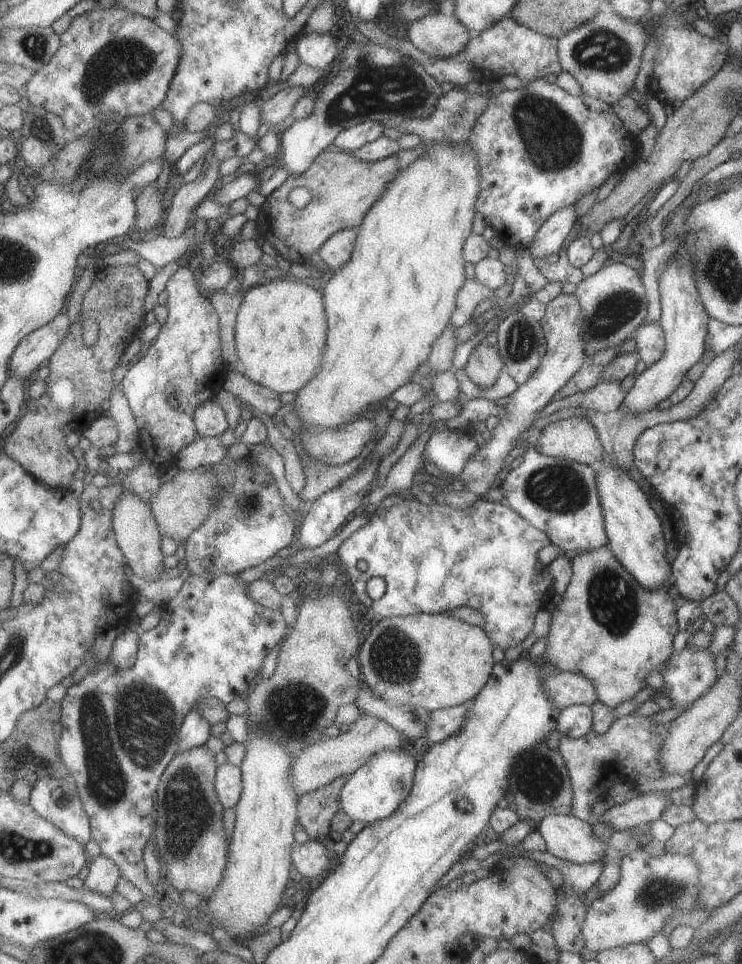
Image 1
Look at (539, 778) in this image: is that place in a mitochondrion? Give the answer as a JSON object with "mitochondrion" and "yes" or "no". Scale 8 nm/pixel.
{"mitochondrion":"yes"}

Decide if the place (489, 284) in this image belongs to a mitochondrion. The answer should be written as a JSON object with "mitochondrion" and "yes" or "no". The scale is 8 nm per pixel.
{"mitochondrion":"no"}

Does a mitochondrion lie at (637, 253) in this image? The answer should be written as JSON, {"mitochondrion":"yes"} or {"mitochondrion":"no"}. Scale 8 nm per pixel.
{"mitochondrion":"no"}

